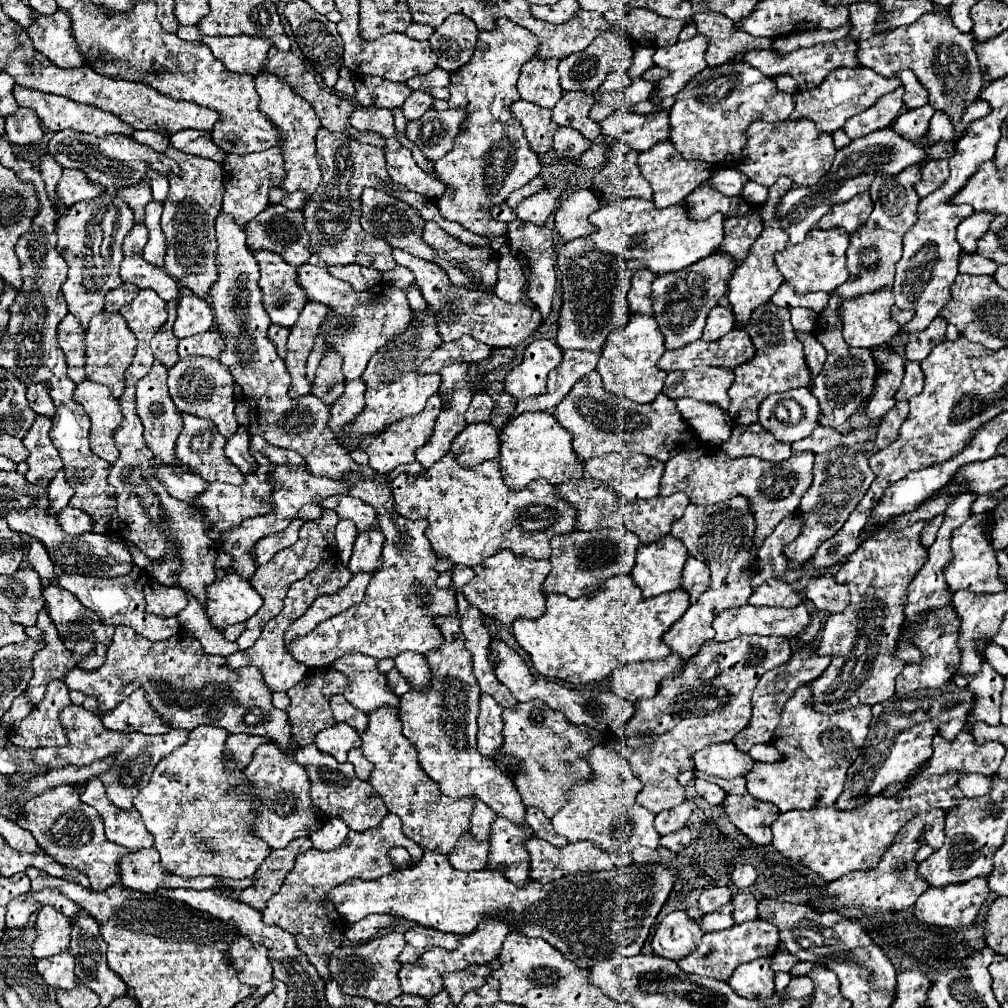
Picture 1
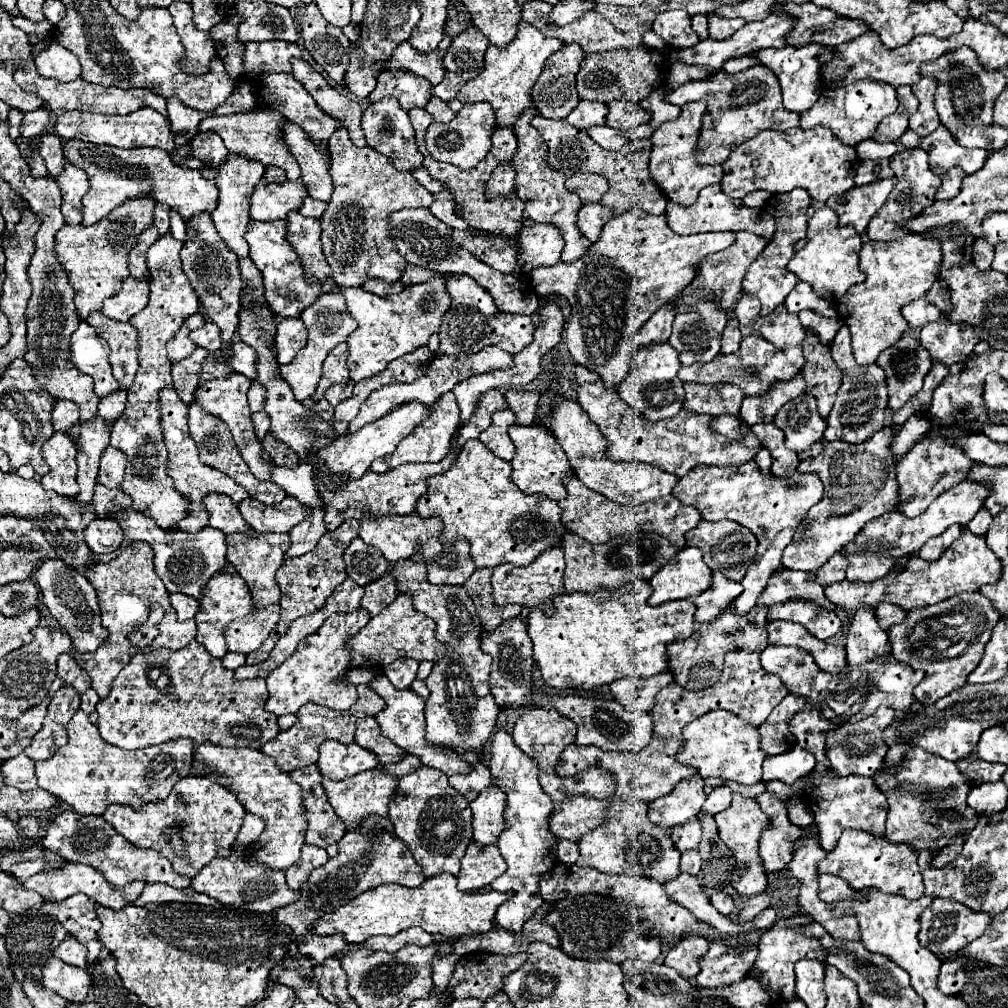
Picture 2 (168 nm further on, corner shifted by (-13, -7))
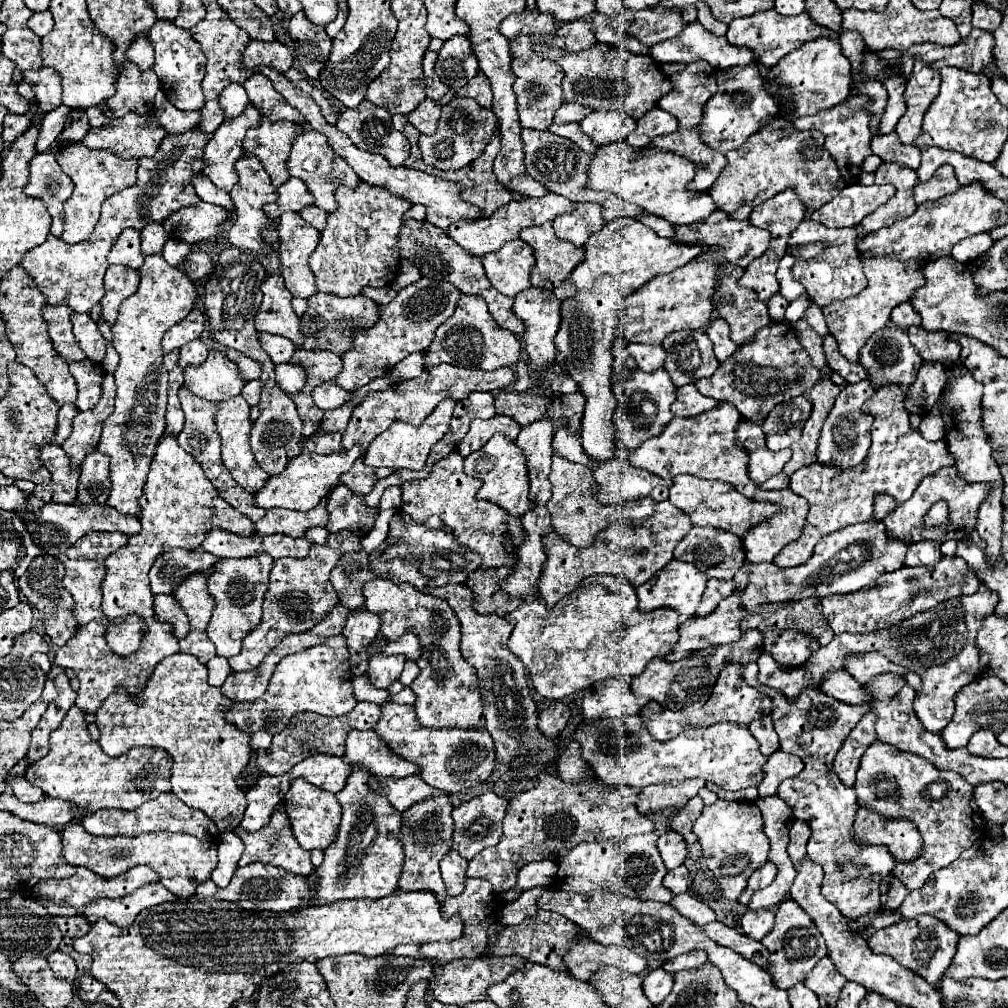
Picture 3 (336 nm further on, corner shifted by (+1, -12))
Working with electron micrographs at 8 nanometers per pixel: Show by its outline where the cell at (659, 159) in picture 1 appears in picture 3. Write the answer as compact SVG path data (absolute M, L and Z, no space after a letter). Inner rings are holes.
M698 60L694 64L686 64L682 72L676 72L674 76L670 76L670 82L674 84L674 88L666 96L662 96L658 106L676 116L678 130L672 132L670 136L658 136L648 144L650 148L674 152L674 154L690 160L694 164L694 168L696 168L696 174L694 174L694 180L688 184L688 188L698 190L698 192L706 192L714 184L714 180L718 178L720 170L726 166L726 156L720 154L718 150L708 148L698 136L698 124L700 124L700 118L702 118L702 106L716 92L716 76L714 74L716 74L716 70L710 64Z

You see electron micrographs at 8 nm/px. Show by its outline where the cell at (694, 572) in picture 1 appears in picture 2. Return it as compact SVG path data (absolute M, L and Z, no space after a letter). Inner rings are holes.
M714 573L712 587L708 591L704 591L704 595L698 595L694 599L696 621L706 623L706 621L716 619L716 615L720 615L732 603L732 599L736 599L736 595L740 595L740 591L742 591L740 583L734 583L728 577Z

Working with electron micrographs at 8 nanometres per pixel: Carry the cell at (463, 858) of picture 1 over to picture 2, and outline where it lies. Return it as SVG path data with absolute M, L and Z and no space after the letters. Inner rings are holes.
M470 843L466 855L462 857L462 867L458 873L458 889L460 891L476 891L488 887L496 877L506 871L504 857L498 847L480 847Z

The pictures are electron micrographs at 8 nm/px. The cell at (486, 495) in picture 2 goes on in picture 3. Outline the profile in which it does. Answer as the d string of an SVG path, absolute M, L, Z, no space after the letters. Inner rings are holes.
M450 452L450 456L438 460L432 468L432 474L424 480L408 480L402 484L402 510L406 514L410 514L416 522L424 522L428 520L430 516L440 516L440 520L452 530L452 534L456 536L458 544L474 550L476 554L482 556L482 564L480 568L500 568L500 566L512 566L516 564L516 556L518 556L518 548L522 546L522 542L526 540L524 538L524 528L522 528L522 516L510 516L506 510L498 508L496 504L490 504L490 502L484 502L484 500L478 500L476 494L478 494L478 488L482 484L478 484L478 480L474 480L472 476L466 476L464 468L464 458L460 456L460 452Z

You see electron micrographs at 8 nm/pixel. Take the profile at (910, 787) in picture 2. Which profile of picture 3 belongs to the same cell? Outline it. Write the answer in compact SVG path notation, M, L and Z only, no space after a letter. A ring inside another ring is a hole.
M876 740L866 750L864 762L856 774L854 790L858 804L874 808L874 812L882 812L882 816L890 816L890 820L910 820L918 826L924 840L922 856L910 864L894 866L894 876L898 876L908 890L922 888L936 870L946 868L970 848L986 828L972 794L974 788L960 774L938 770L926 758L914 756L912 752L898 752L896 748L890 748L890 744L882 744L882 740Z

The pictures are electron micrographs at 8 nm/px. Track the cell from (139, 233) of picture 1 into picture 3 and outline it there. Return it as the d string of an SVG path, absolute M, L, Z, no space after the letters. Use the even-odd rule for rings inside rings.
M134 228L124 230L118 240L114 242L114 248L108 252L108 264L120 264L128 268L140 268L142 266L142 250L140 250L140 232Z

